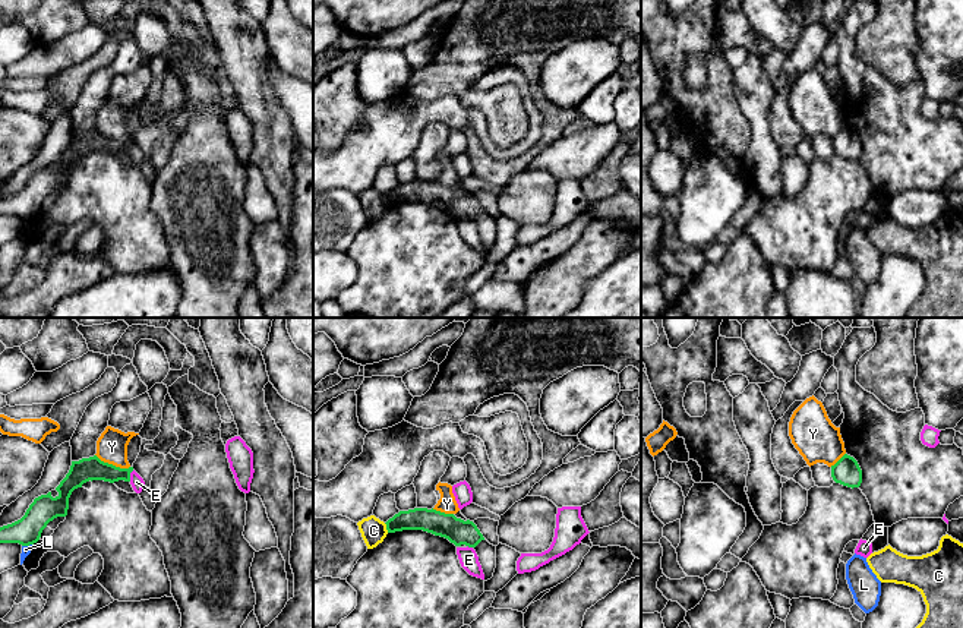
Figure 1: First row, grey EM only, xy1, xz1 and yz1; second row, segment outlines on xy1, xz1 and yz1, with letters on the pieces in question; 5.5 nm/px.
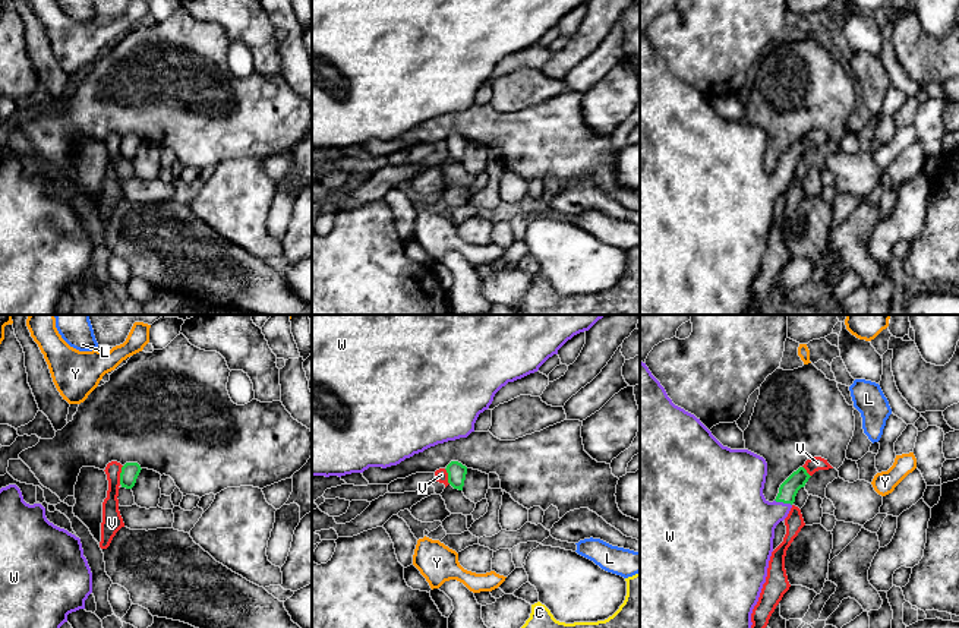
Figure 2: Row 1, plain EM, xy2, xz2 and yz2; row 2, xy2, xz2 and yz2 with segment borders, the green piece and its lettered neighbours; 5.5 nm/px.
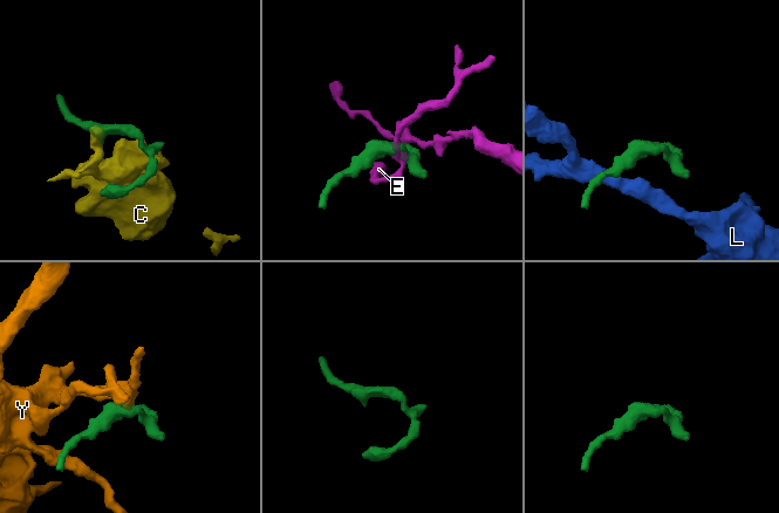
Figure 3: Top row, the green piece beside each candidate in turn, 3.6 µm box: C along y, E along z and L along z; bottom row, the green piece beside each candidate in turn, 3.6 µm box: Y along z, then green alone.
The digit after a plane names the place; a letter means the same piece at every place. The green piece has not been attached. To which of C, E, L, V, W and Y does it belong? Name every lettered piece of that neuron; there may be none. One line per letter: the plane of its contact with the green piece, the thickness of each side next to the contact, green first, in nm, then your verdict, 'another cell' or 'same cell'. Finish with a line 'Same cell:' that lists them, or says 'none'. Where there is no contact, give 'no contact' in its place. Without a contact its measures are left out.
C: xz1 | 130/140 nm | another cell
E: xy1 | 130/70 nm | another cell
L: xy1 | 150/50 nm | another cell
V: xy2 | 100/110 nm | another cell
W: yz2 | 100/360 nm | same cell
Y: xy1 | 130/180 nm | another cell
Same cell: W

